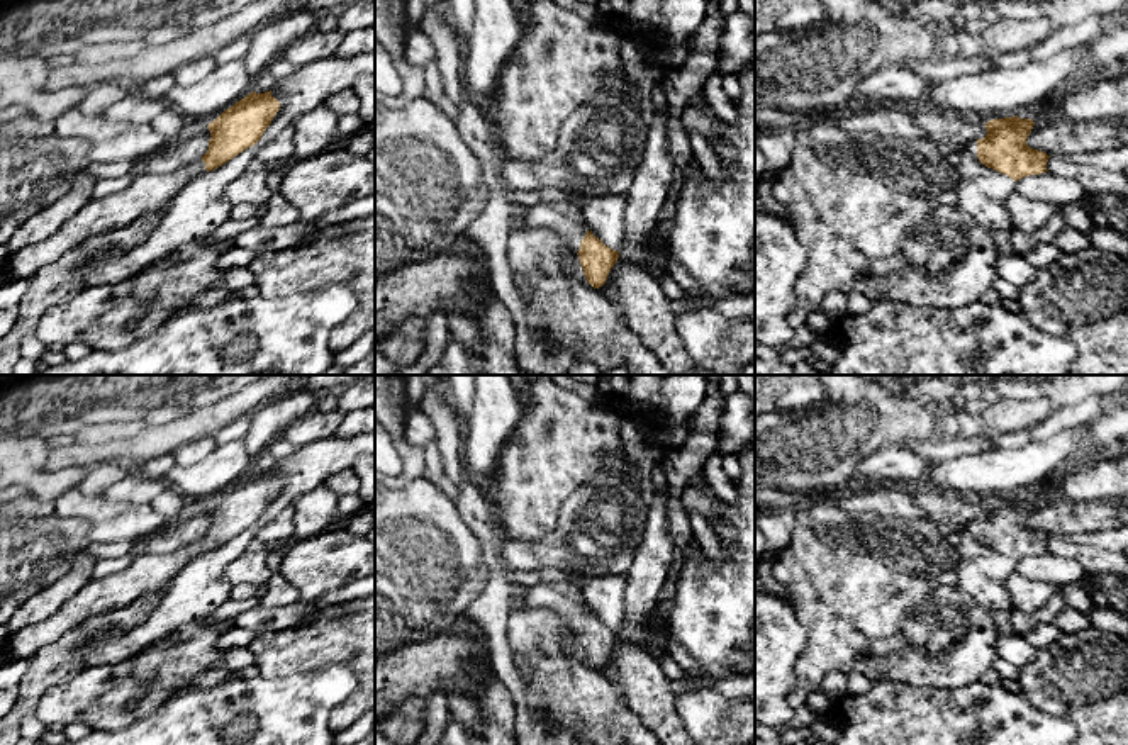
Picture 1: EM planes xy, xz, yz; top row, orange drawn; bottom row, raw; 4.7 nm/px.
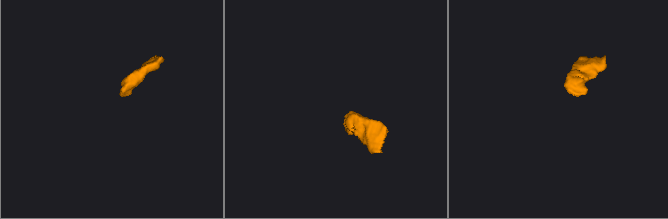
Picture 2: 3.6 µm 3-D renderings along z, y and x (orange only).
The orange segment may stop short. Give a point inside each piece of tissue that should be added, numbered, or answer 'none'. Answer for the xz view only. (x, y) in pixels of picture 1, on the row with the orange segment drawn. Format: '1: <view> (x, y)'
1: xz (565, 219)

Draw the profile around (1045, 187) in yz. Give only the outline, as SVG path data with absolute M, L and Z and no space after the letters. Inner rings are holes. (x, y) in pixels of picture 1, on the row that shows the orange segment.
M1050 171L1030 175L1016 182L1016 192L1025 199L1060 207L1084 199L1079 182L1069 180Z

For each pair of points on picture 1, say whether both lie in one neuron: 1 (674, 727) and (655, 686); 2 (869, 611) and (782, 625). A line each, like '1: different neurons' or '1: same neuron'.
1: same neuron
2: different neurons

